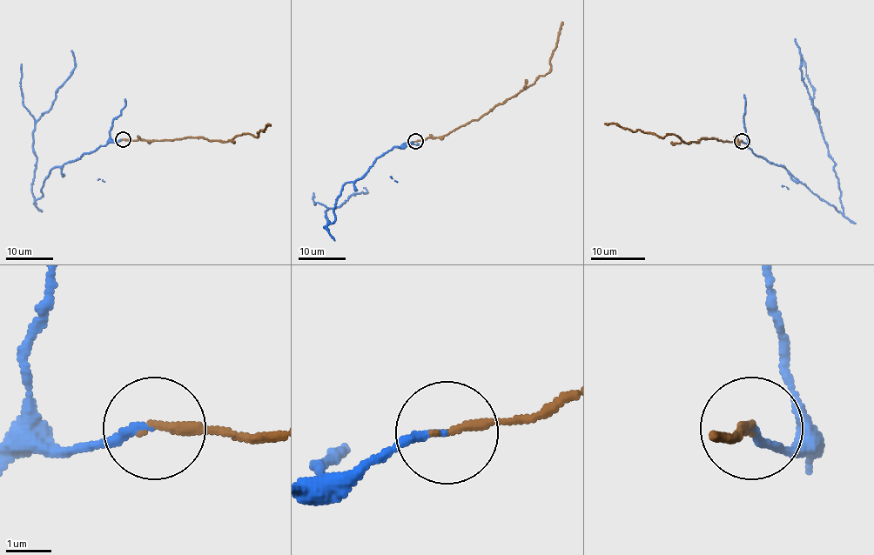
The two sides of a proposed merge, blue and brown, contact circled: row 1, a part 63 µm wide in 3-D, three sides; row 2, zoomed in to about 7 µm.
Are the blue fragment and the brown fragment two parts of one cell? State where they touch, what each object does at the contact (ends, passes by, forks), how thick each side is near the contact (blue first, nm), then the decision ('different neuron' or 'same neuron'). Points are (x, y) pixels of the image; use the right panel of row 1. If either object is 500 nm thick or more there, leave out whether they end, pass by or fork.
place (742, 141); blue ends; brown ends; calibres 150 and 200 nm; same neuron

